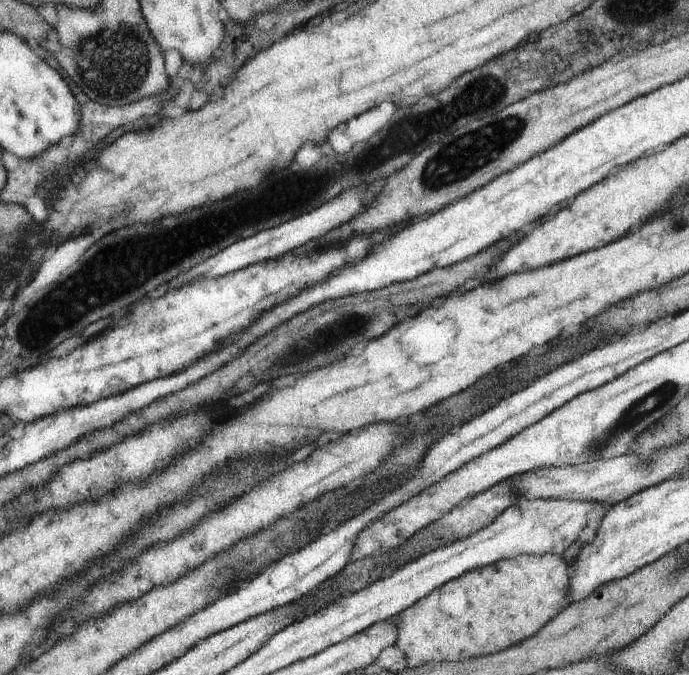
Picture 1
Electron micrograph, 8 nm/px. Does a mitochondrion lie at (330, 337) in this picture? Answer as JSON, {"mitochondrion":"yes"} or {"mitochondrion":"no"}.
{"mitochondrion":"yes"}

